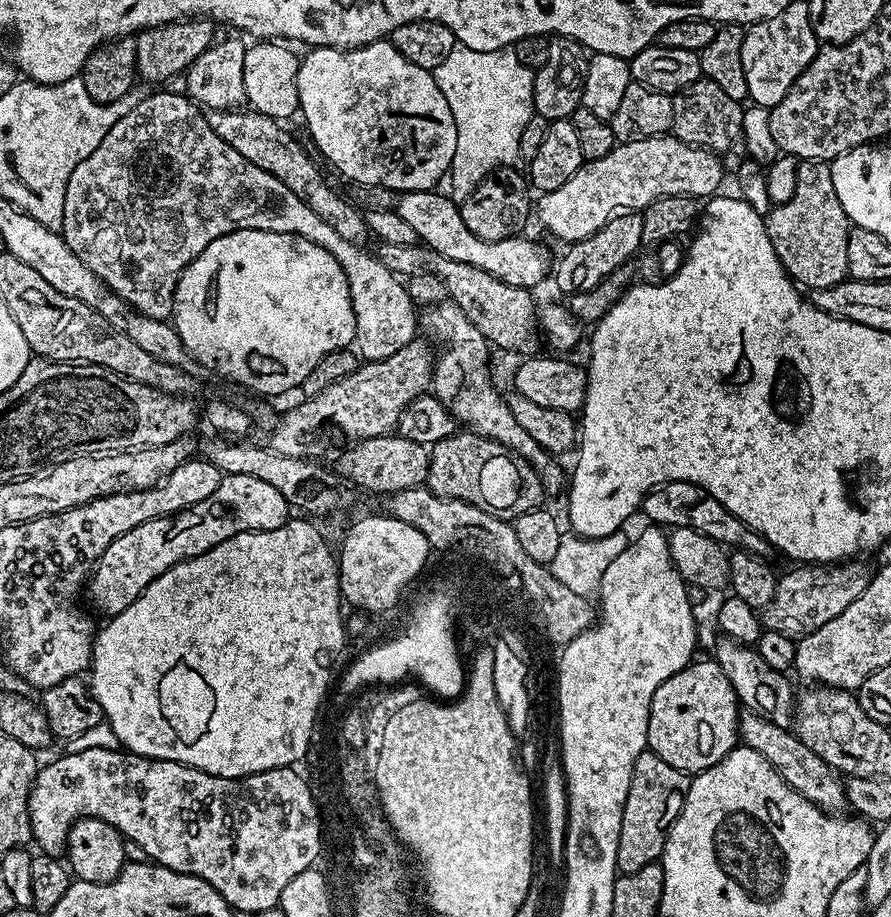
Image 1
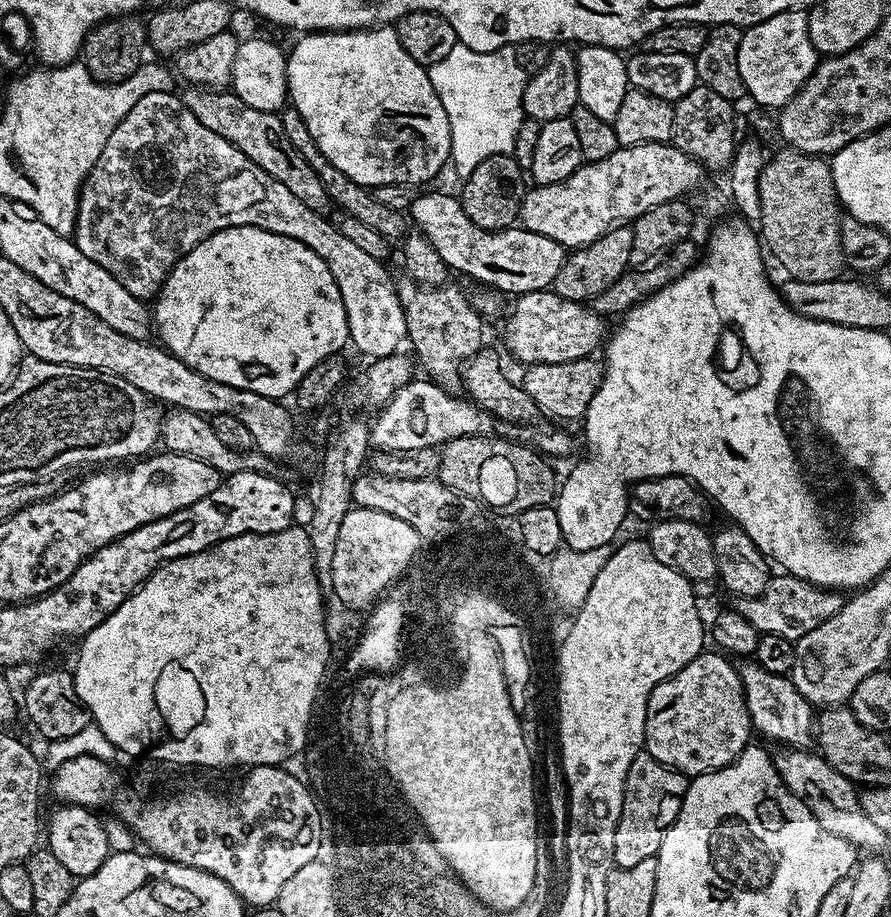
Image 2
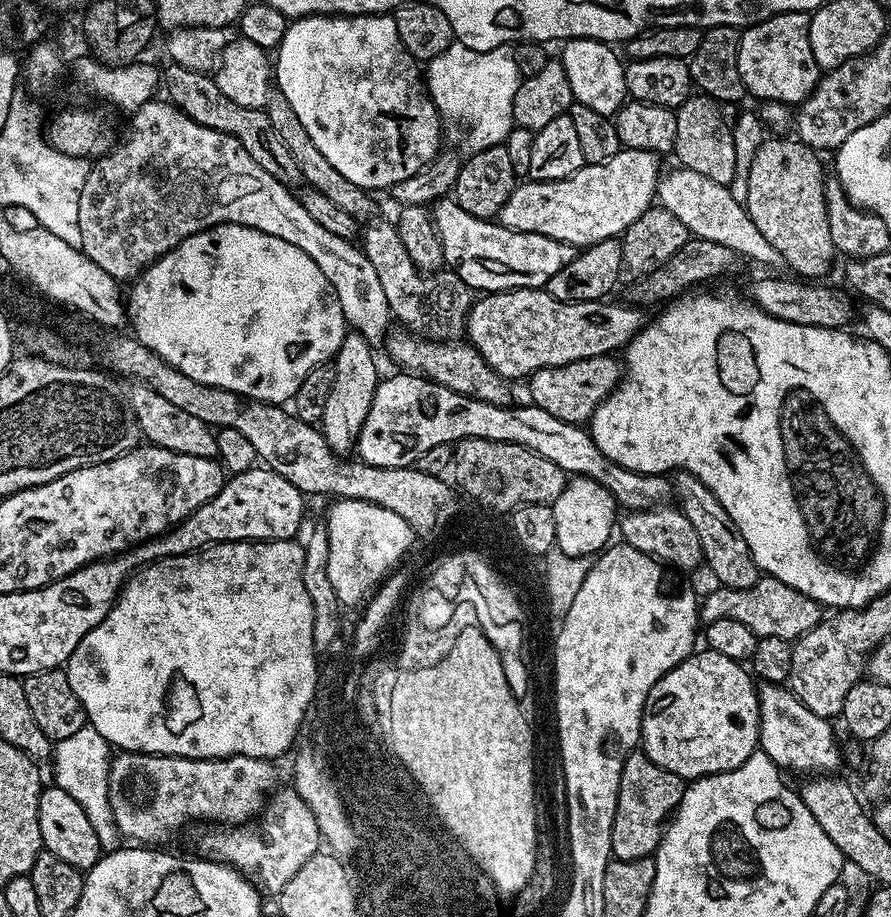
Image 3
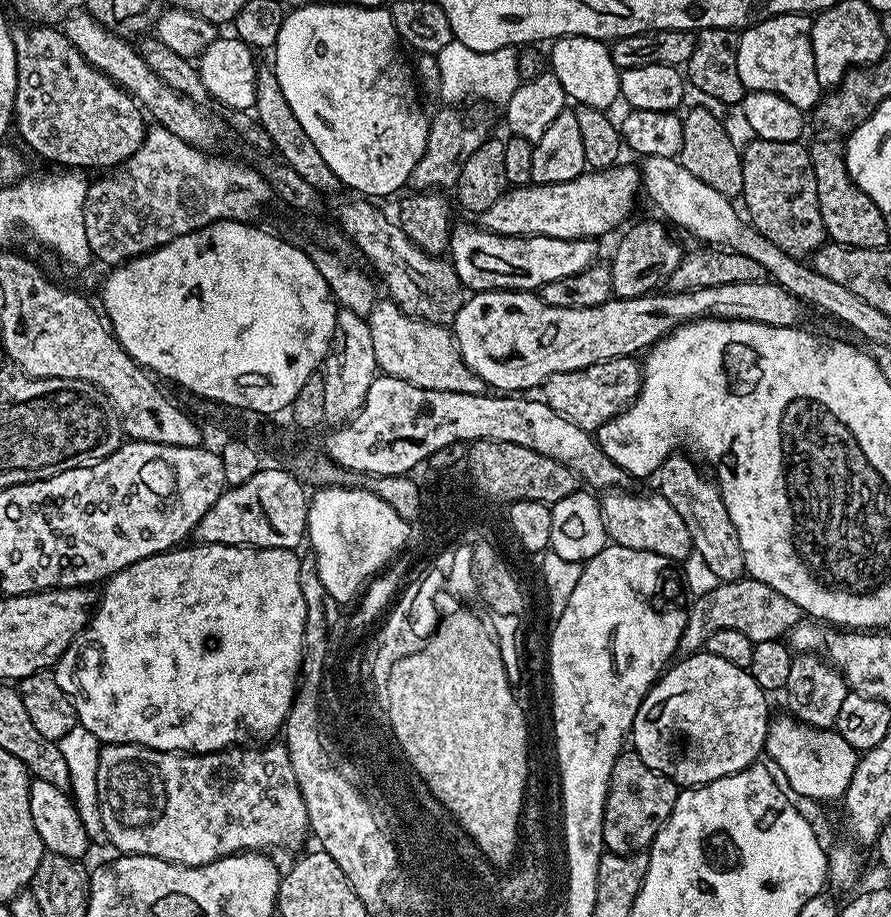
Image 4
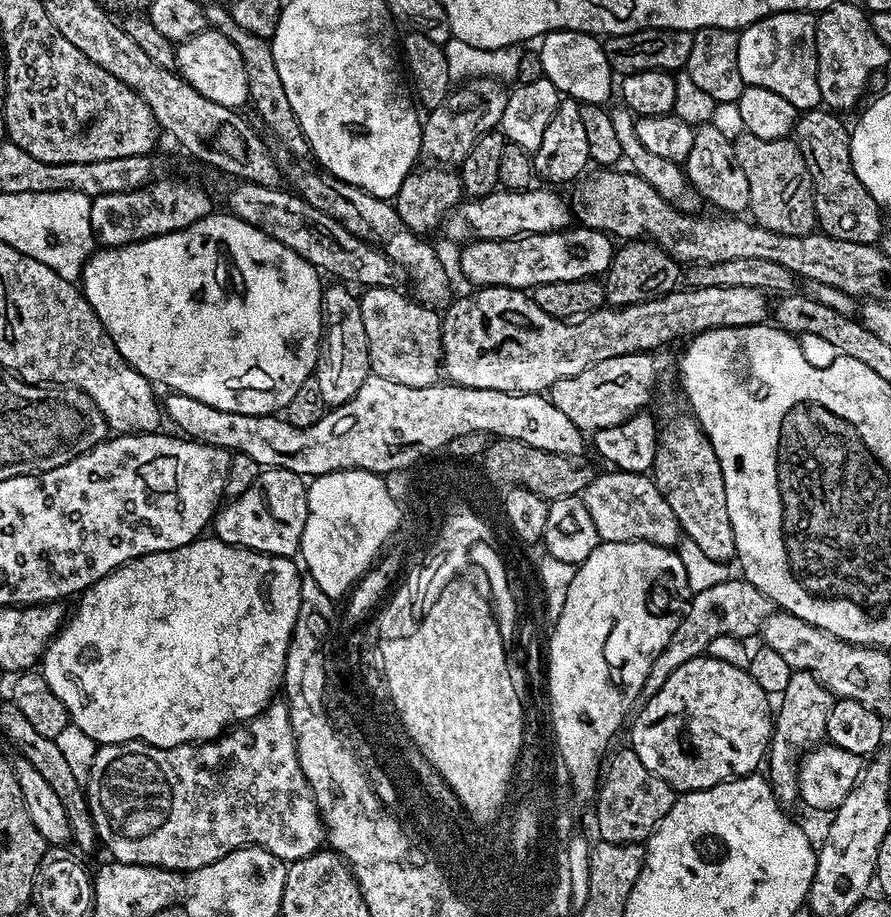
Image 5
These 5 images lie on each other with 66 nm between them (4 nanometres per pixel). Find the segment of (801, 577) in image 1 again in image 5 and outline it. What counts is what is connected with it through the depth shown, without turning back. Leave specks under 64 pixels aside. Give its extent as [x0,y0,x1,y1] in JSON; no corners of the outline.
[640,578,774,701]

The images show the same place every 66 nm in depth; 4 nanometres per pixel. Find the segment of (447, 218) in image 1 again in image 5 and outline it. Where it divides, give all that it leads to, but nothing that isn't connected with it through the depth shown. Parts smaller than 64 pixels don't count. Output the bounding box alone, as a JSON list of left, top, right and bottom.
[460,226,614,290]

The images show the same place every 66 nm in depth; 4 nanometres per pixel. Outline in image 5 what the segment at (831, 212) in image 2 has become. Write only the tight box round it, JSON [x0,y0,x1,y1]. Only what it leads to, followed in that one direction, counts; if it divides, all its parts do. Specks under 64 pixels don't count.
[734,134,817,236]

